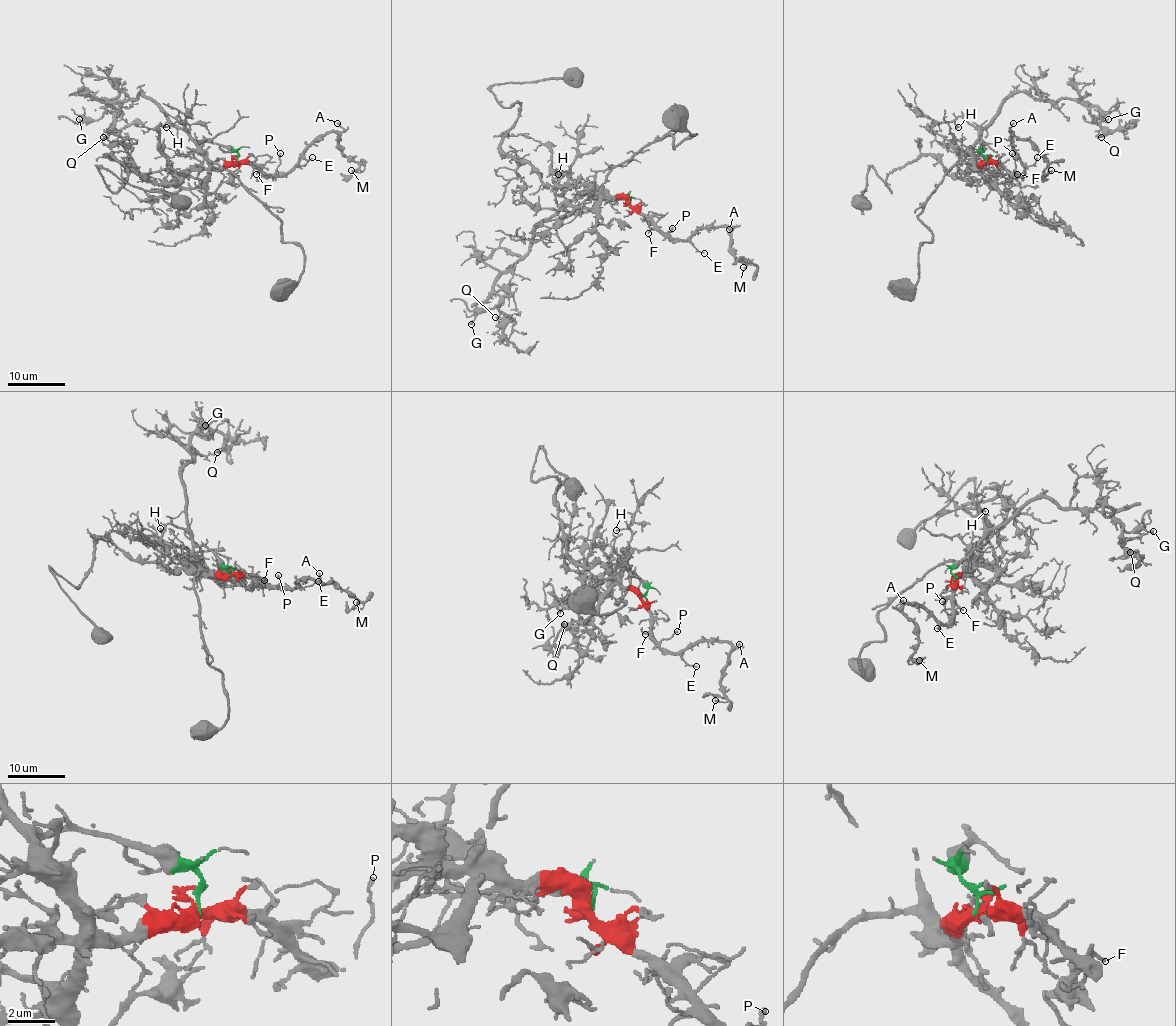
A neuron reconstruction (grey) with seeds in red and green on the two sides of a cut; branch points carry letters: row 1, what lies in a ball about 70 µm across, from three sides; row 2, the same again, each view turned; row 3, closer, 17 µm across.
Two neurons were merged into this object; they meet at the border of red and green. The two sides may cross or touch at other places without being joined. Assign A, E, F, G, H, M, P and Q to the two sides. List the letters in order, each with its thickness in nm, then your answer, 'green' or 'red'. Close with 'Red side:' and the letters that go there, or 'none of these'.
A: calibre 100 nm; red
E: calibre 90 nm; red
F: calibre 120 nm; red
G: calibre 170 nm; green
H: calibre 150 nm; green
M: calibre 130 nm; red
P: calibre 130 nm; red
Q: calibre 120 nm; green
Red side: A, E, F, M, P

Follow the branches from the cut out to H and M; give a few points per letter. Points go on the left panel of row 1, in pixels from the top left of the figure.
H: (237, 160), (236, 151), (207, 141), (197, 143), (177, 116), (166, 127)
M: (237, 160), (267, 174), (287, 173), (334, 131), (338, 149), (364, 166), (351, 170)

